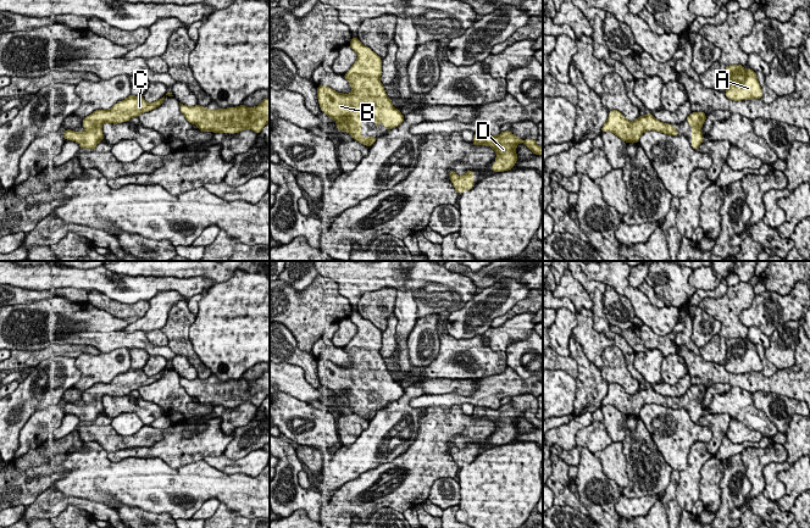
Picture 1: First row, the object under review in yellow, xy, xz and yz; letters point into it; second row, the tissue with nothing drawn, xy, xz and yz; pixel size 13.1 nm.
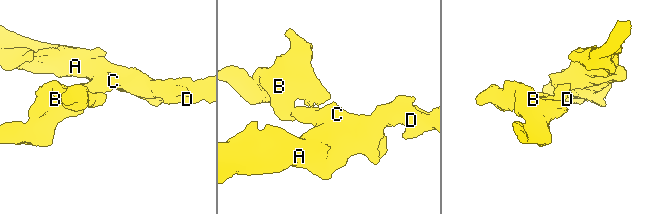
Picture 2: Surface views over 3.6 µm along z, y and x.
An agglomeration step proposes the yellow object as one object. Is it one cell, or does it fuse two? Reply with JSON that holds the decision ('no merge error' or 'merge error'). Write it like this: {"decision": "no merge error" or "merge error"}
{"decision": "no merge error"}

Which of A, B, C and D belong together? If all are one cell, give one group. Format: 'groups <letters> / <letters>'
groups A B C D

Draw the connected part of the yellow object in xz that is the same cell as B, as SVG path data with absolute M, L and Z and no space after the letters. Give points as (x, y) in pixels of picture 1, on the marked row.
M353 37L349 46L357 54L356 62L344 74L344 78L351 85L351 93L342 94L328 85L318 85L317 99L321 110L337 122L338 130L348 132L354 140L370 148L375 144L377 137L364 138L361 135L361 122L364 120L373 122L377 128L383 124L388 130L400 126L404 122L404 116L392 105L392 99L387 96L384 87L379 80L382 76L382 59L356 37Z

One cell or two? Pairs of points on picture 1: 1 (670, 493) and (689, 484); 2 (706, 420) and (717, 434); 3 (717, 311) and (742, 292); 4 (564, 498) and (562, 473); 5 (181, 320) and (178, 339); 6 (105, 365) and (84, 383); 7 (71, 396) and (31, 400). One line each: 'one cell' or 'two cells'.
1: two cells
2: one cell
3: one cell
4: one cell
5: one cell
6: one cell
7: two cells

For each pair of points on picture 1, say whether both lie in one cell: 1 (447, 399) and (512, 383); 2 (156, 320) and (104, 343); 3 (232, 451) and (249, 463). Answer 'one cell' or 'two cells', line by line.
1: one cell
2: two cells
3: two cells

